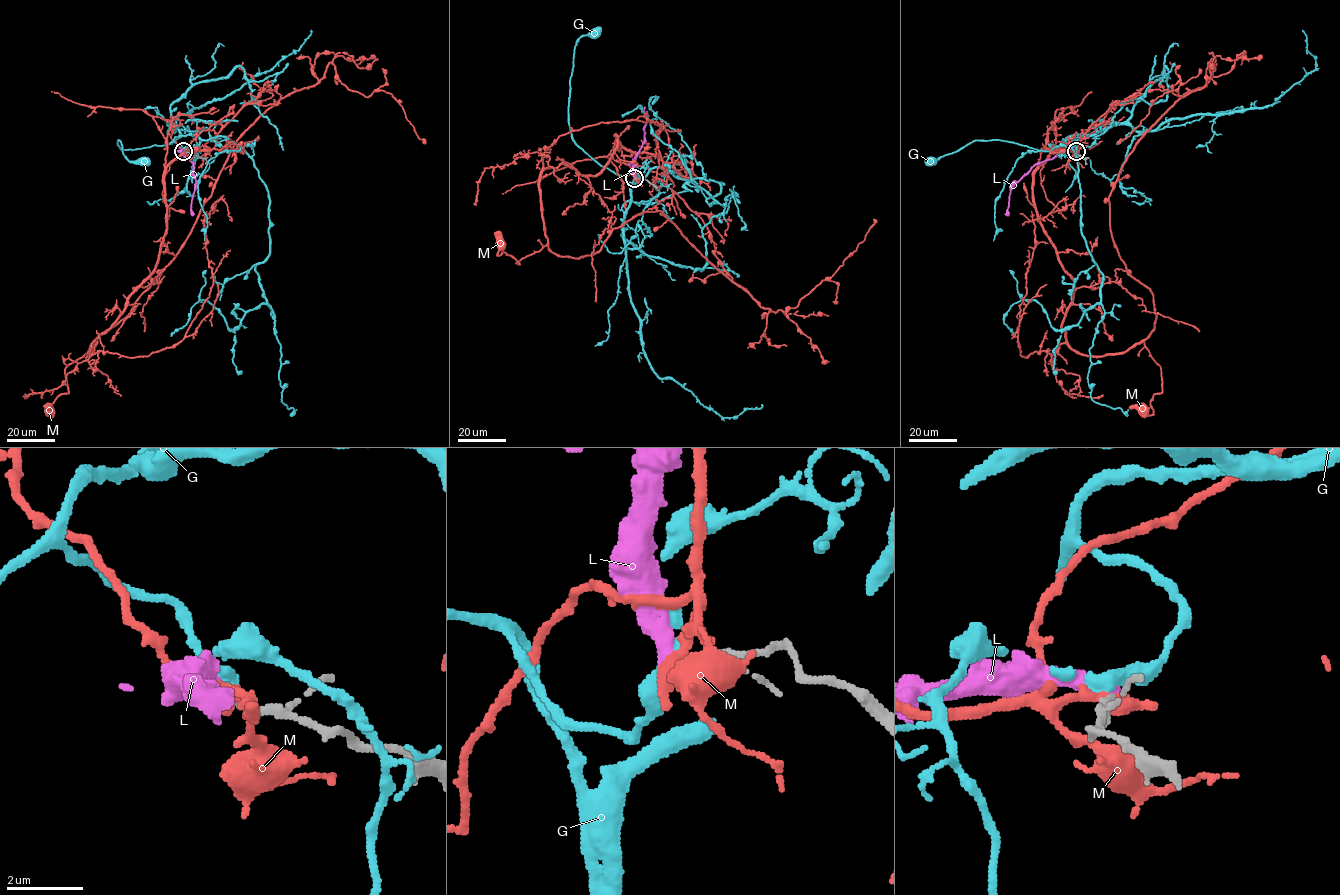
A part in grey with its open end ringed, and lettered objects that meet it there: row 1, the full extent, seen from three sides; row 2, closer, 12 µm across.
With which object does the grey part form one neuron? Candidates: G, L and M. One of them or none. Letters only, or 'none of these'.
none of these

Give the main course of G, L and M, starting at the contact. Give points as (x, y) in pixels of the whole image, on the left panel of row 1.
G: (184, 150), (173, 141), (122, 150), (118, 139), (129, 161), (143, 161)
L: (184, 151), (182, 153), (193, 163), (196, 181), (191, 205), (193, 216)
M: (184, 151), (164, 174), (166, 233), (155, 270), (93, 352), (94, 342), (65, 369), (68, 392), (49, 410)

